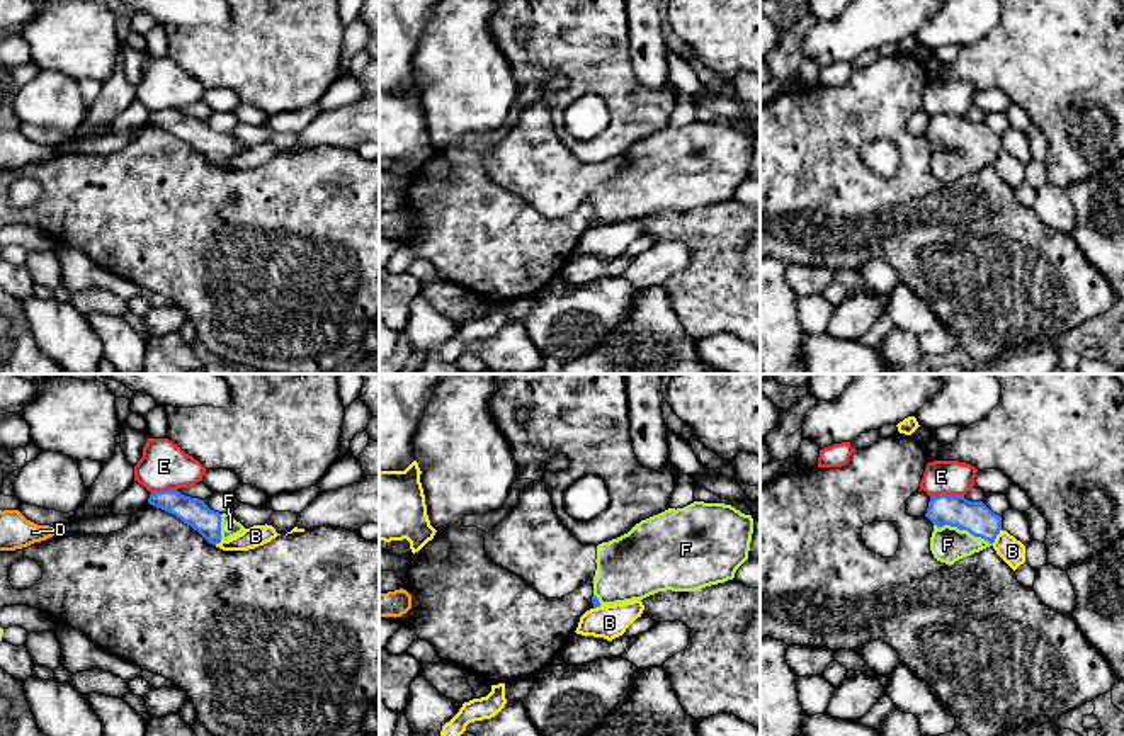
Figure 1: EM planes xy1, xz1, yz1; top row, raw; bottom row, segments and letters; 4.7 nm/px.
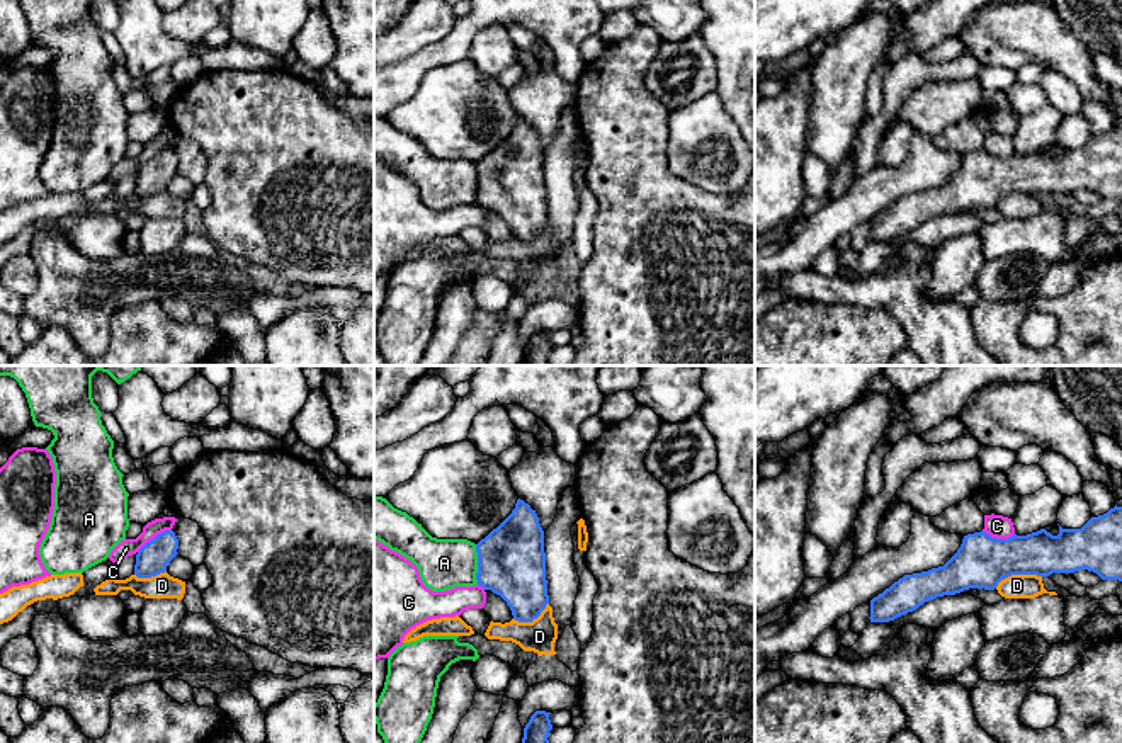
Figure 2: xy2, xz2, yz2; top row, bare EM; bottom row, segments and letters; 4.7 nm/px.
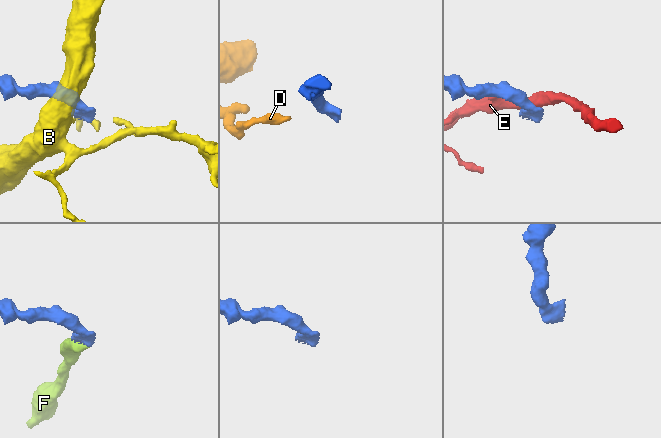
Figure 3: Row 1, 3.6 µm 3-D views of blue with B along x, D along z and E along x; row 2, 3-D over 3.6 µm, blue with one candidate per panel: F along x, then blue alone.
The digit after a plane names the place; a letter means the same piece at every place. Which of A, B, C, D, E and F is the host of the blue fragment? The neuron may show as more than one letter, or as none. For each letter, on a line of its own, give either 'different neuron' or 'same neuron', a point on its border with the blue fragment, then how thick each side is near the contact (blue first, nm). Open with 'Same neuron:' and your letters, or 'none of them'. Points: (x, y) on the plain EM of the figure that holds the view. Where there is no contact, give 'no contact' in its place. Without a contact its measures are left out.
Same neuron: F
A: different neuron; contact xz2 (478, 184); calibres 320 and 240 nm
B: different neuron; contact yz1 (995, 157); calibres 150 and 120 nm
C: different neuron; contact xy2 (155, 157); calibres 150 and 80 nm
D: different neuron; contact yz2 (1017, 192); calibres 260 and 110 nm
E: different neuron; contact yz1 (946, 114); calibres 150 and 160 nm
F: same neuron; contact yz1 (963, 148); calibres 150 and 170 nm

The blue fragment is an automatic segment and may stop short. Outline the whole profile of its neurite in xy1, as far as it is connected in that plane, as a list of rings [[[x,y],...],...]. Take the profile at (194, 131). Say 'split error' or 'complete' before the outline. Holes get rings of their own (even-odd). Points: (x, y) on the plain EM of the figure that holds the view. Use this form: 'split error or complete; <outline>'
split error; [[[177,109],[155,110],[148,122],[175,134],[213,165],[245,150],[230,133],[214,131],[204,119],[185,116]]]

